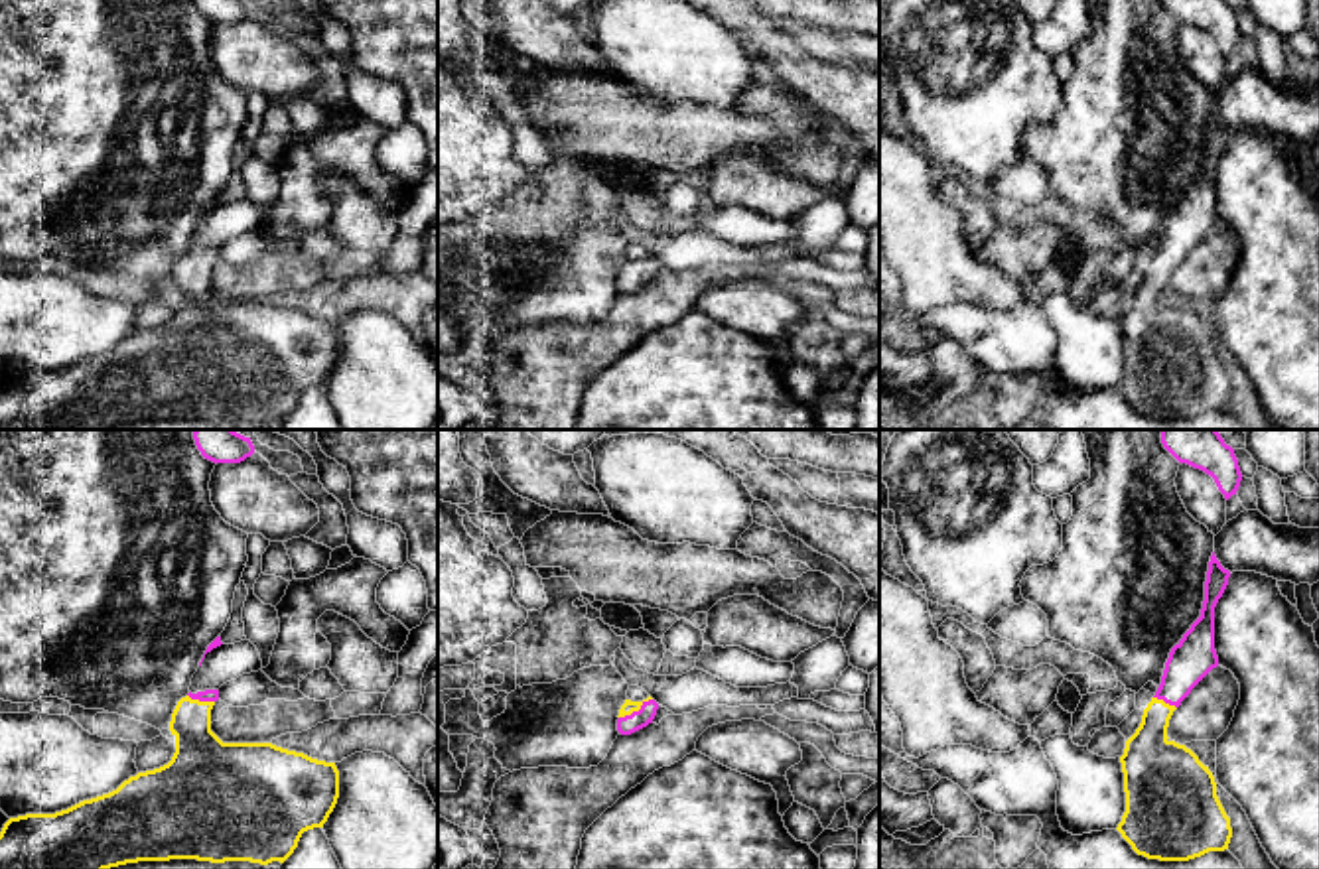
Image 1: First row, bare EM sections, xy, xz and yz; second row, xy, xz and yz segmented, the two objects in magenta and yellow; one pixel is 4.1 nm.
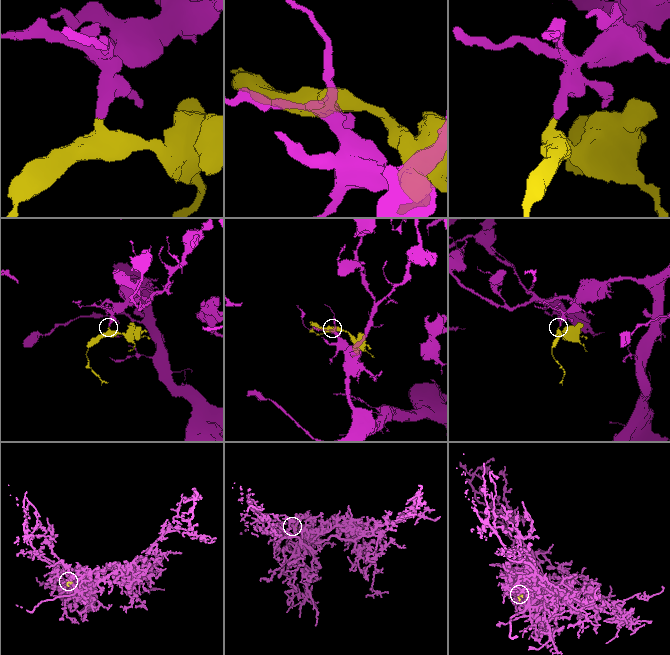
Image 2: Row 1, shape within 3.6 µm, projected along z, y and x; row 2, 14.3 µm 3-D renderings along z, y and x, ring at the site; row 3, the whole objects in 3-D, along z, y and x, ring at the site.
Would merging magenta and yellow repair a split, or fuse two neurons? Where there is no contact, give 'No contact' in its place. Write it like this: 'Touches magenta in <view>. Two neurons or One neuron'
Touches magenta in xz. One neuron

